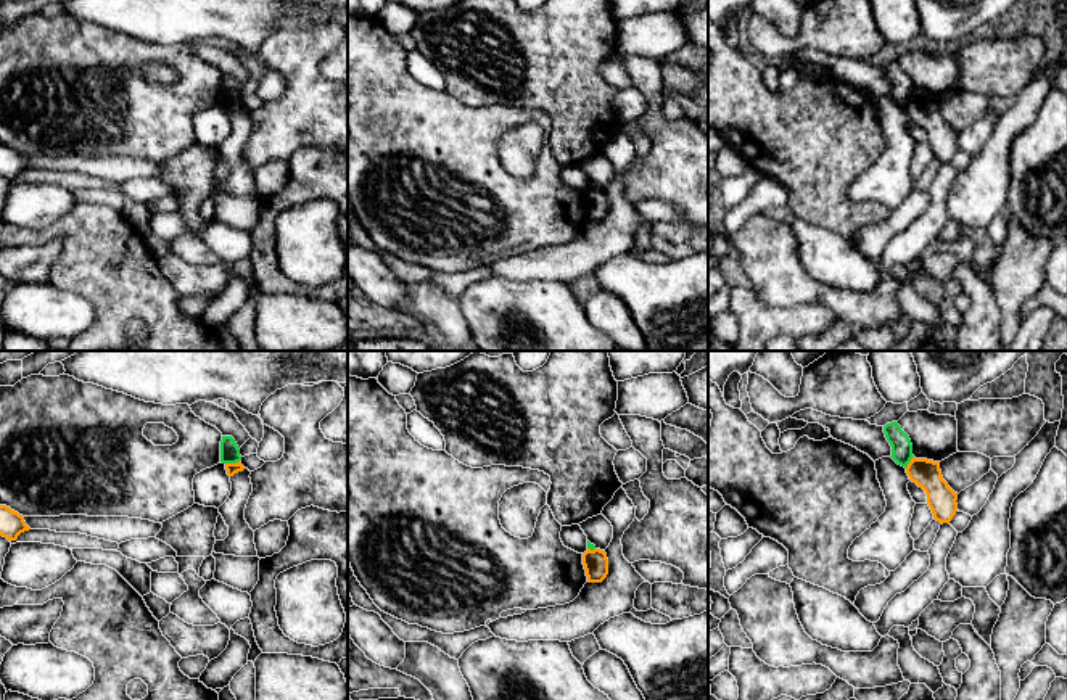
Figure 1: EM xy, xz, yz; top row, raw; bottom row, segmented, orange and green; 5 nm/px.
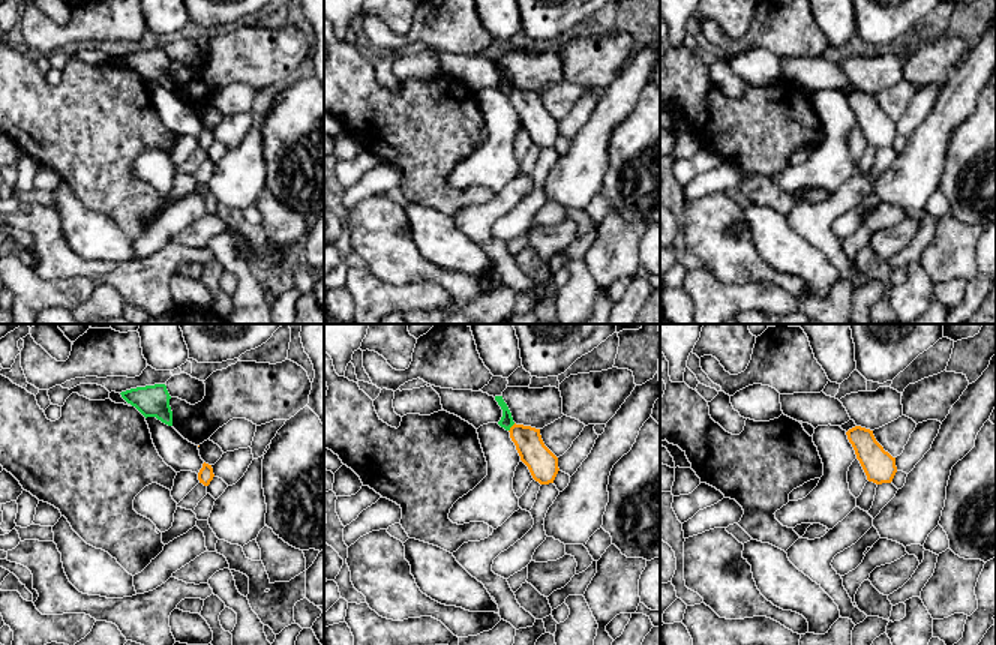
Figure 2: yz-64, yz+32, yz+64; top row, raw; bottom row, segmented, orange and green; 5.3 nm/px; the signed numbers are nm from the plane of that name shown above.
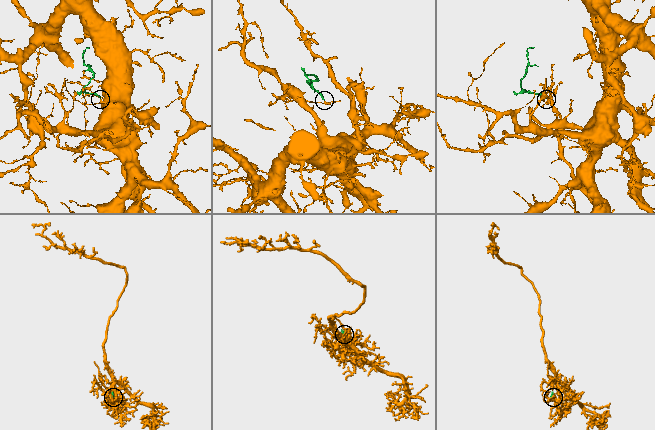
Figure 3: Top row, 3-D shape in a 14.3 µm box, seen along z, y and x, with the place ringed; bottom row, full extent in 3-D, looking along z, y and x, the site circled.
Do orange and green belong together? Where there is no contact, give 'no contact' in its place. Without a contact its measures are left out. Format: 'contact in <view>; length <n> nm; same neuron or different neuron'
contact in xy; length 70 nm; different neuron

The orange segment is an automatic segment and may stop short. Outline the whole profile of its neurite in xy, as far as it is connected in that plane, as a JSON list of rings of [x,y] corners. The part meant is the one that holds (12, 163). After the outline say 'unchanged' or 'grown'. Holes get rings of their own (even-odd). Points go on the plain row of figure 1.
[[[0,145],[0,175],[16,180],[21,172],[29,169],[23,154],[6,145]]]; unchanged

